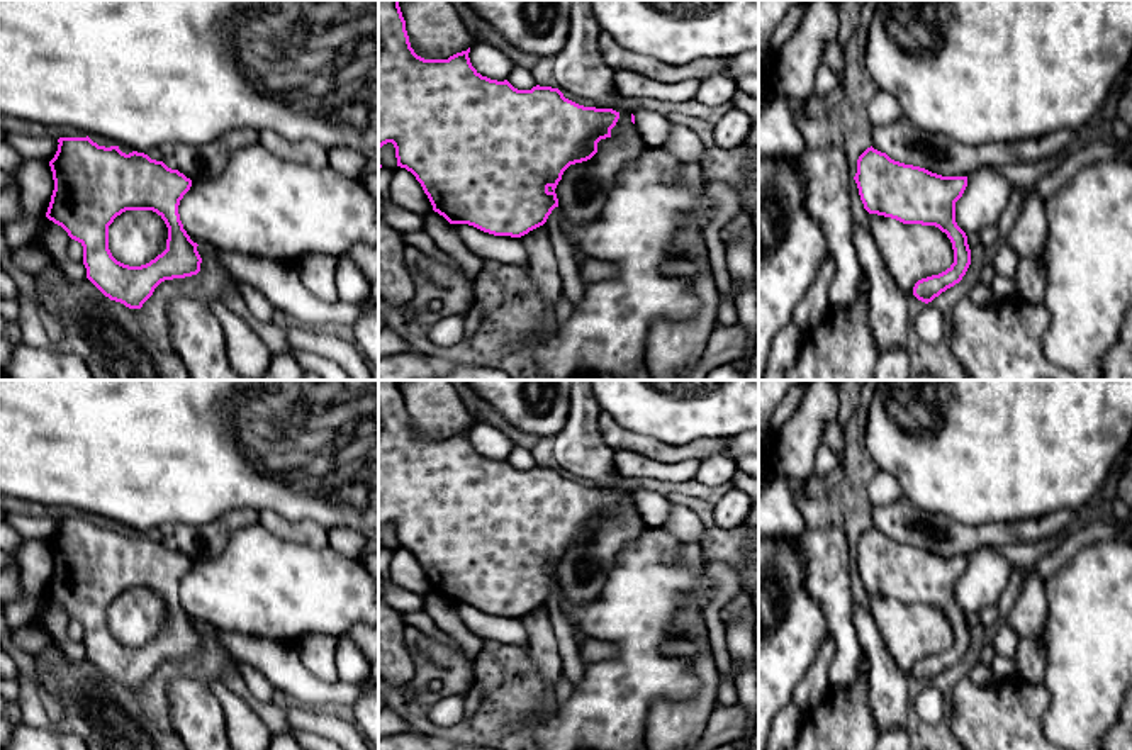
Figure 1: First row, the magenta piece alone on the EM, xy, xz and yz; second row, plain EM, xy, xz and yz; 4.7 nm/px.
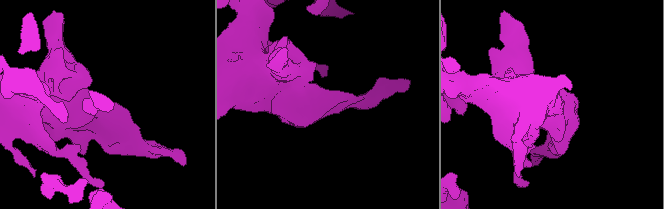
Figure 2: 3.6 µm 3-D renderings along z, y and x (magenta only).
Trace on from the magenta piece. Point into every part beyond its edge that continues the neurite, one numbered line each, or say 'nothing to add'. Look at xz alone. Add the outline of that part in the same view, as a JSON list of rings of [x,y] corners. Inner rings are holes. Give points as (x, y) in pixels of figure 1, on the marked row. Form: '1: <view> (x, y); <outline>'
nothing to add

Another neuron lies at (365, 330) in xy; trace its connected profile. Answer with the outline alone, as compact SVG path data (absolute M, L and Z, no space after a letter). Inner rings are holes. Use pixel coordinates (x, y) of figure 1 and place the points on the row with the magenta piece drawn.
M367 299L358 304L360 314L350 326L355 344L372 367L378 368L378 305Z

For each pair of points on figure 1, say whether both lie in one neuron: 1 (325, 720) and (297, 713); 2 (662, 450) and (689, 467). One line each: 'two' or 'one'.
1: one
2: two

